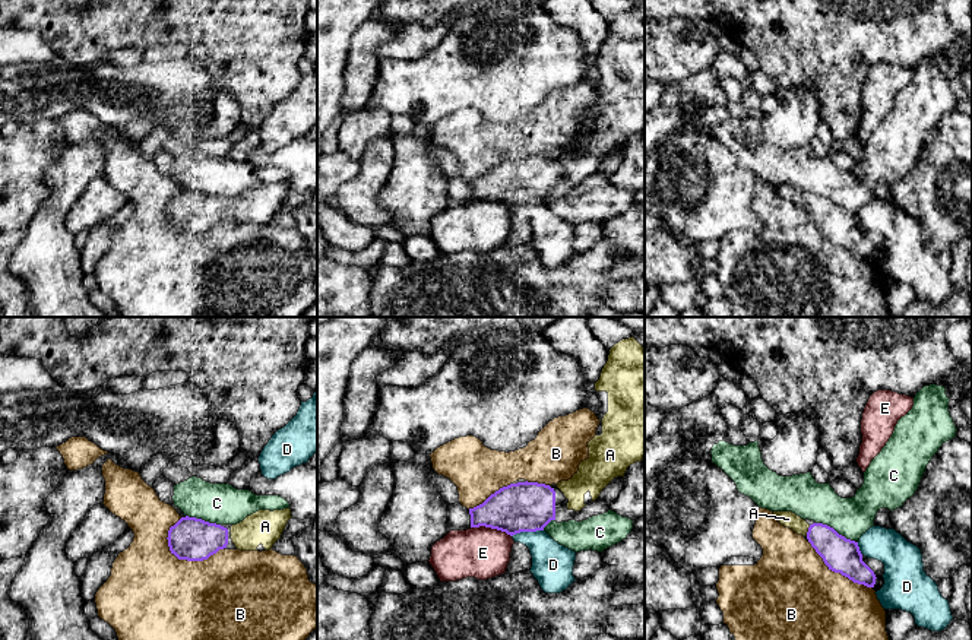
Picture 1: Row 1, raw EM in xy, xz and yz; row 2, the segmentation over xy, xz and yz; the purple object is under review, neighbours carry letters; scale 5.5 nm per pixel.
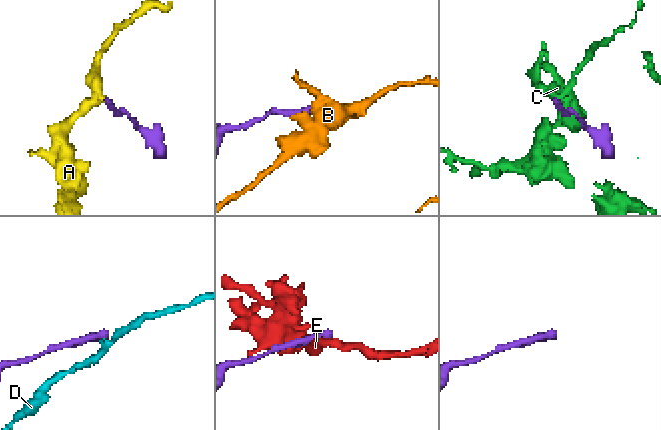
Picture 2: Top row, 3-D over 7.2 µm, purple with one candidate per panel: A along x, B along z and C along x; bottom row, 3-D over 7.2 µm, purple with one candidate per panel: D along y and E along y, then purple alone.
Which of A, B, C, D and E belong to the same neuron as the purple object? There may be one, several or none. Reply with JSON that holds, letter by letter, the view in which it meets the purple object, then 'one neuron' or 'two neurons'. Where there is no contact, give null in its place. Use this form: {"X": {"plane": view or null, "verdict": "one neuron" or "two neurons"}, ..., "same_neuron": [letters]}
{"A": {"plane": "yz", "verdict": "one neuron"}, "B": {"plane": "xy", "verdict": "two neurons"}, "C": {"plane": "yz", "verdict": "two neurons"}, "D": {"plane": "xz", "verdict": "two neurons"}, "E": {"plane": "xz", "verdict": "two neurons"}, "same_neuron": ["A"]}

